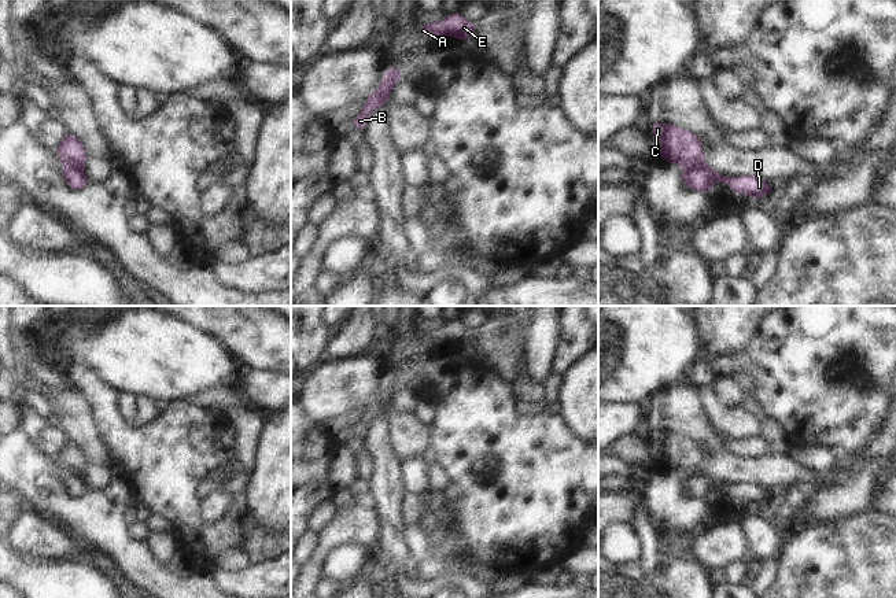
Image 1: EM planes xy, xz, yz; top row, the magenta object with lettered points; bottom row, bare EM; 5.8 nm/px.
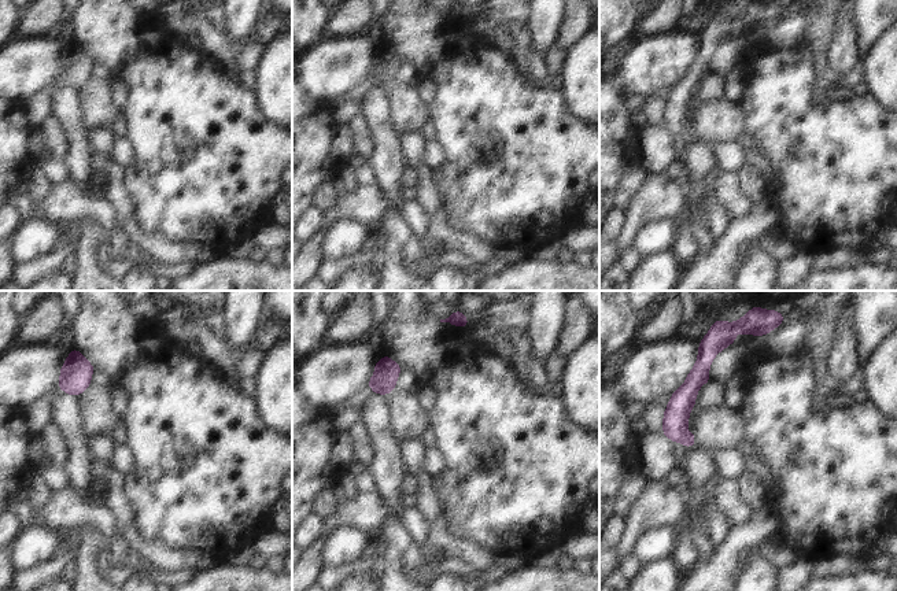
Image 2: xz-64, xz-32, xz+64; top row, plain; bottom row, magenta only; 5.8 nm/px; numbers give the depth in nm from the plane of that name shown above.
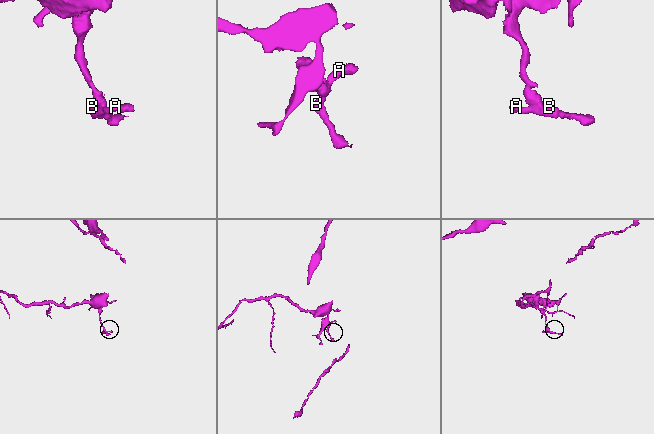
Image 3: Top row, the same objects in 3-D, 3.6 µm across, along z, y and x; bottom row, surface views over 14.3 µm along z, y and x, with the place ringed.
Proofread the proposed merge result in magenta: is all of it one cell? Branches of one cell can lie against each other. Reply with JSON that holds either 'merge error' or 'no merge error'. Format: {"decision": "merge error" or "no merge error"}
{"decision": "merge error"}

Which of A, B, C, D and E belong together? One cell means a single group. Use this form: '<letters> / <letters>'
A B D E / C

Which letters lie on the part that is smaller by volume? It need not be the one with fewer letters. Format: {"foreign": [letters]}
{"foreign": ["A", "B", "D", "E"]}

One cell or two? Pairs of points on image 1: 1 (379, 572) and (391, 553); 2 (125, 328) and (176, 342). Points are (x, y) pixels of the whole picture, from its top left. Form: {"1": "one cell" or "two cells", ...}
{"1": "two cells", "2": "one cell"}

